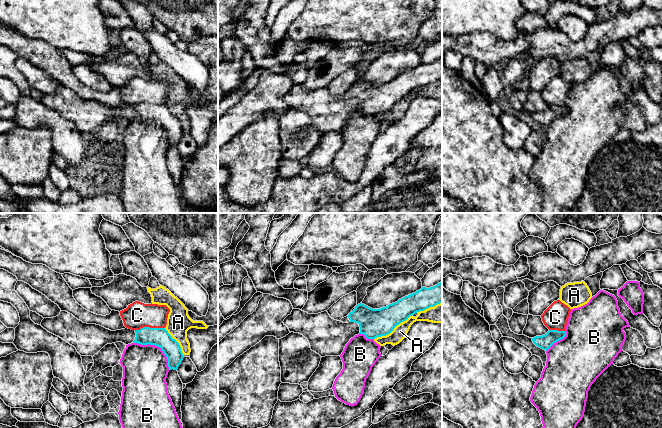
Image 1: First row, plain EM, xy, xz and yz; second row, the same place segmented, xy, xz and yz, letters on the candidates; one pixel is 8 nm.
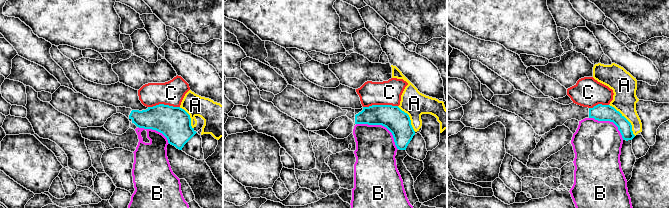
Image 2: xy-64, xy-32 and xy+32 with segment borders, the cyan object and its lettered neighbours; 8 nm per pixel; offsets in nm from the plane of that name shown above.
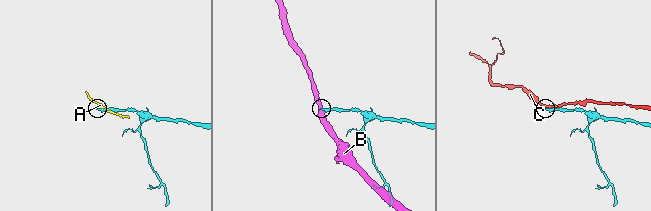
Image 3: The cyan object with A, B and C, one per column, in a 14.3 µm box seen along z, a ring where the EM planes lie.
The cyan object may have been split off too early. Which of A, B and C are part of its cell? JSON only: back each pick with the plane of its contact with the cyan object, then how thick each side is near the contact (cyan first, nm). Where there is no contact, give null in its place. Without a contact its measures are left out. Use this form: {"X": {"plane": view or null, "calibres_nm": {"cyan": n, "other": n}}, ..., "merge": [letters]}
{"merge": []}

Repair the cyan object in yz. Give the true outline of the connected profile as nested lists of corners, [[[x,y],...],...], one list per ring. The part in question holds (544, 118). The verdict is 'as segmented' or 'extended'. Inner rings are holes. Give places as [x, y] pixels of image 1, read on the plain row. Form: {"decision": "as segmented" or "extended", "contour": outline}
{"decision": "as segmented", "contour": [[[549,106],[545,111],[532,114],[532,117],[537,123],[547,127],[554,119],[563,115],[565,112],[565,107]]]}

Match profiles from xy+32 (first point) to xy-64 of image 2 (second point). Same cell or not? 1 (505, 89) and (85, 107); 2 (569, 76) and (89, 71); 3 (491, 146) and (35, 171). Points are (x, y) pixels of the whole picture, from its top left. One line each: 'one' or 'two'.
1: two
2: two
3: one

